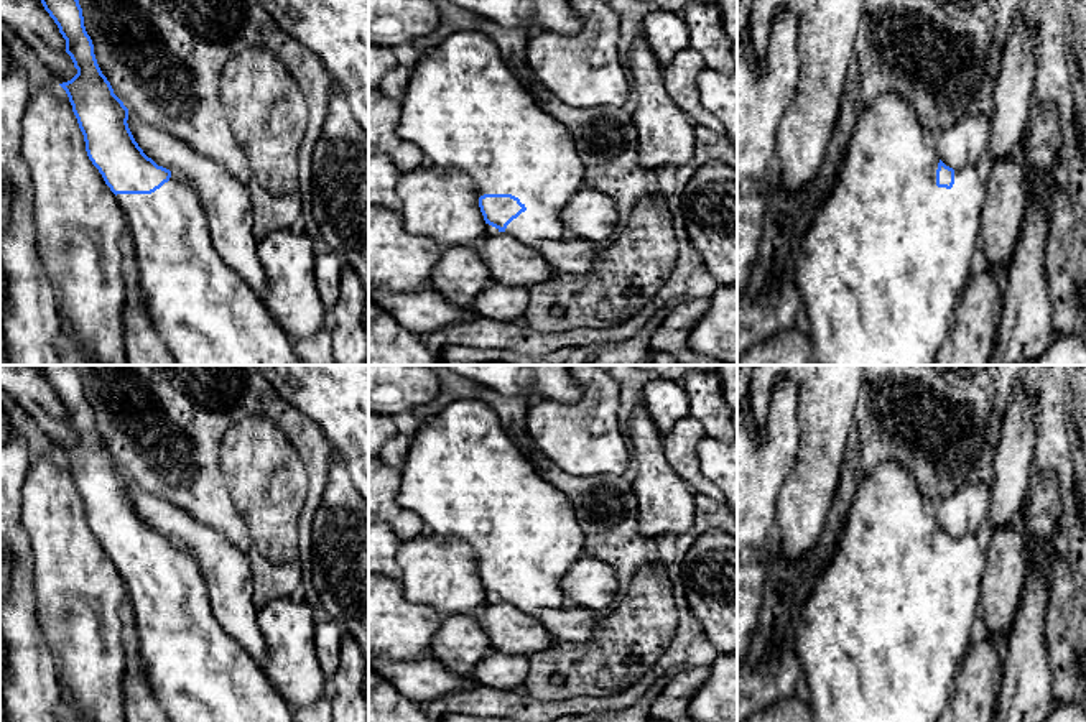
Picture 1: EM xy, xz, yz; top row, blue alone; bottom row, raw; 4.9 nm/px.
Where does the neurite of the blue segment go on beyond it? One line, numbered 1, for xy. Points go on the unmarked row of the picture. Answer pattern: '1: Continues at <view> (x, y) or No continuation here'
1: Continues at xy (196, 671)

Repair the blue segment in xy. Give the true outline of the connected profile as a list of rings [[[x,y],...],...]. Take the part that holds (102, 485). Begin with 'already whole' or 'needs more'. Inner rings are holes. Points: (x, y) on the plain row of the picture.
needs more; [[[39,365],[39,368],[66,408],[66,421],[77,437],[71,449],[59,454],[69,465],[84,503],[89,528],[99,538],[125,582],[133,609],[138,656],[158,706],[171,722],[295,722],[293,709],[270,684],[263,668],[222,630],[214,617],[207,584],[197,559],[178,541],[158,535],[135,510],[127,492],[128,477],[114,462],[110,451],[97,433],[77,365]]]

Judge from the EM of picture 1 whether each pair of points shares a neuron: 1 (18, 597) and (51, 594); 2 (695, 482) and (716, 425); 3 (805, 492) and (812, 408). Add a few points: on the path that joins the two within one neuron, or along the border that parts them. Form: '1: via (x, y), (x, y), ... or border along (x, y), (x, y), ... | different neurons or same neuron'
1: border along (33, 556), (33, 606), (43, 634) | different neurons
2: via (688, 466), (688, 441), (700, 430) | same neuron
3: via (813, 471), (813, 430) | same neuron

